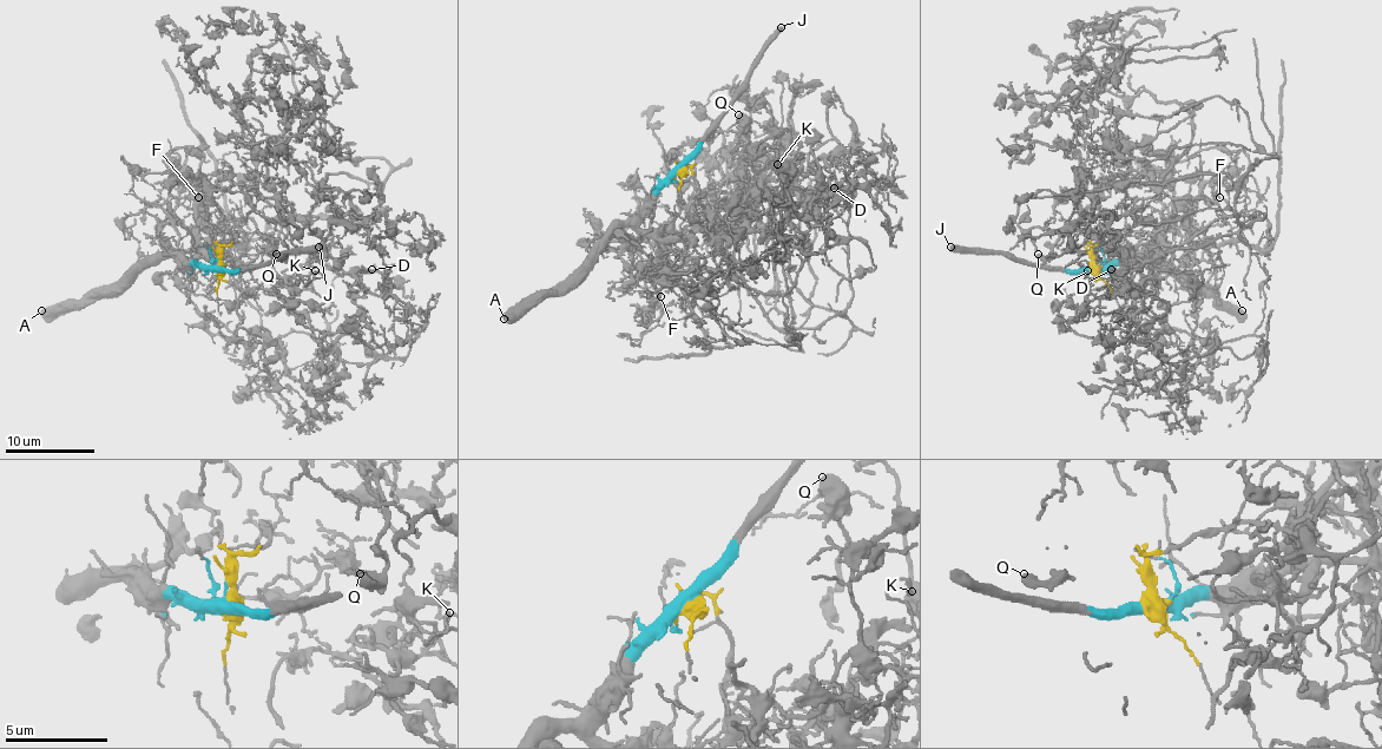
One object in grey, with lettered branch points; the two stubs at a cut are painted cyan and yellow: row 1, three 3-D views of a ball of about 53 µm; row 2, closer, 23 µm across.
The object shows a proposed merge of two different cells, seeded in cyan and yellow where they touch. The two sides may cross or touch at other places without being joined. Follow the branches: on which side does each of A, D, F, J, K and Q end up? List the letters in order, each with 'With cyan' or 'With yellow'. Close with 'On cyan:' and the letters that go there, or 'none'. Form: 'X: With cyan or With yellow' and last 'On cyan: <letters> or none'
A: With cyan
D: With yellow
F: With cyan
J: With cyan
K: With yellow
Q: With yellow
On cyan: A, F, J

